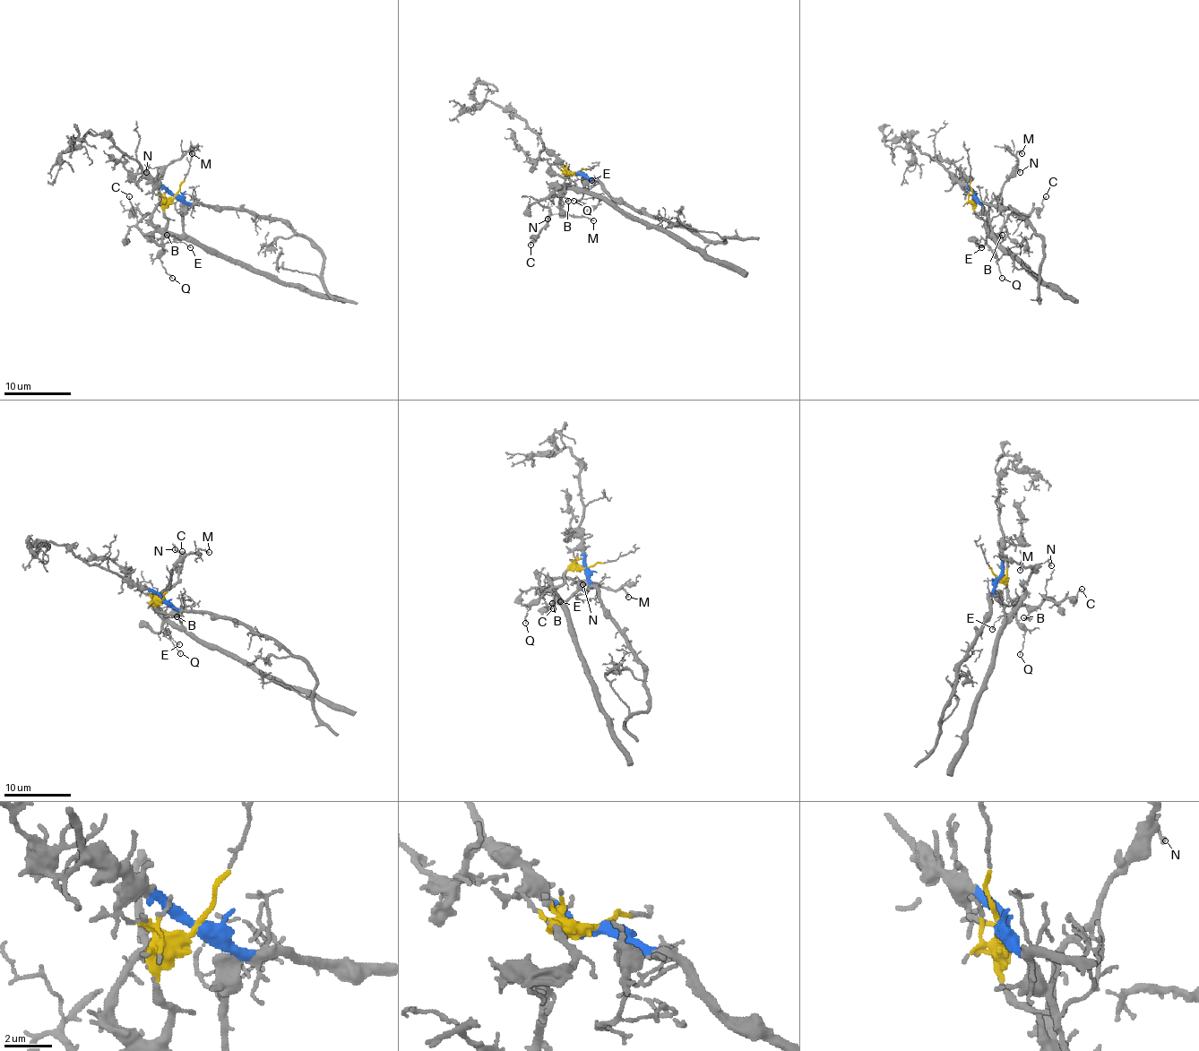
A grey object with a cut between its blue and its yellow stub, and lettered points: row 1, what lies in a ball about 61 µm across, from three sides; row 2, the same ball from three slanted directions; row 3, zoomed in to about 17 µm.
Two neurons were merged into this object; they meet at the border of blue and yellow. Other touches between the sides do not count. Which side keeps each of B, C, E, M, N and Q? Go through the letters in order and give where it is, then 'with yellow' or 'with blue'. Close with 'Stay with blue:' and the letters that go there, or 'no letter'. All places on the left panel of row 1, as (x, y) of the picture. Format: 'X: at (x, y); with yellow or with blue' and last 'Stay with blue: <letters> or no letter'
B: at (167, 235); with yellow
C: at (129, 196); with yellow
E: at (190, 247); with yellow
M: at (192, 153); with yellow
N: at (146, 172); with yellow
Q: at (172, 278); with yellow
Stay with blue: no letter

